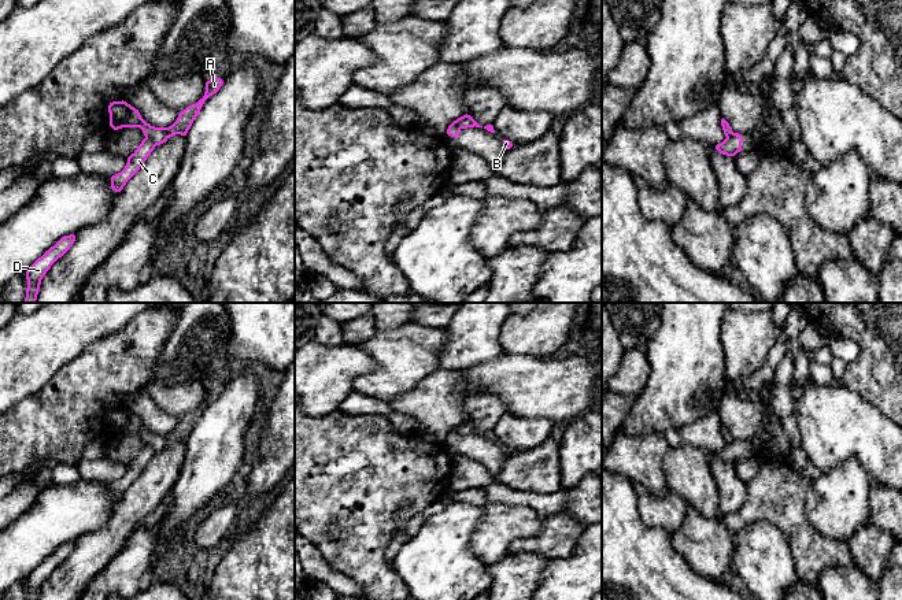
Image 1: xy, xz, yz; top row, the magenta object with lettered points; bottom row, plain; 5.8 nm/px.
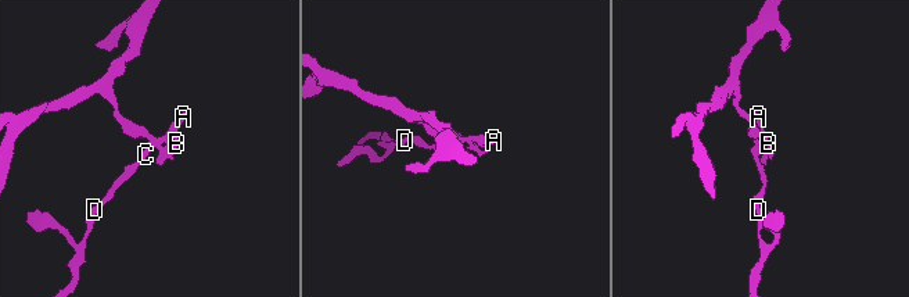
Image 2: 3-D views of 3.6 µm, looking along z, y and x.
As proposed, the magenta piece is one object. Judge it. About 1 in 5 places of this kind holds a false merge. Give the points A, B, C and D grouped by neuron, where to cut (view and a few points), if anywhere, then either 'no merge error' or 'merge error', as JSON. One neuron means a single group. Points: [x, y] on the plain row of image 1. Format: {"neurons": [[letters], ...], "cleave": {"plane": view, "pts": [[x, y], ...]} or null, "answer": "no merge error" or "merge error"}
{"neurons": [["A", "B"], ["C", "D"]], "cleave": {"plane": "xy", "pts": [[145, 443], [155, 452]]}, "answer": "merge error"}

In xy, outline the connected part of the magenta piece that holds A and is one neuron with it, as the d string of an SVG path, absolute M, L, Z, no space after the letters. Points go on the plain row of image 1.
M212 385L206 389L204 403L193 412L186 414L180 419L177 427L169 434L155 434L147 430L138 416L127 411L126 408L112 408L108 412L110 419L110 433L114 437L122 434L140 434L145 444L149 444L155 452L160 452L166 449L167 445L181 441L186 442L191 436L193 427L199 422L204 408L217 400L222 393L223 388L221 385Z

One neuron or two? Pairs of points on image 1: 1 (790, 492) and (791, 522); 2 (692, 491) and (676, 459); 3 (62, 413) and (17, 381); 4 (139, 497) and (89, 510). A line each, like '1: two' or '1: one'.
1: one
2: one
3: two
4: two

